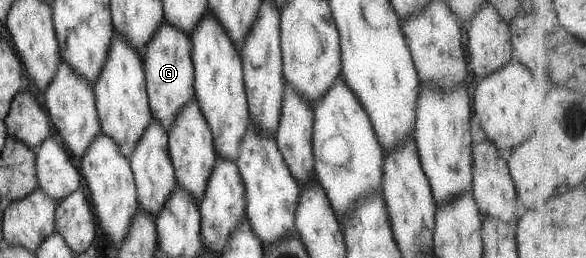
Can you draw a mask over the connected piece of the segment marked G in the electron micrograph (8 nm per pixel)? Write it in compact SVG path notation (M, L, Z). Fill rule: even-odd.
M161 21L159 27L155 27L155 33L151 33L151 39L142 48L140 57L150 117L159 121L159 125L163 125L163 129L167 132L171 127L171 121L175 119L175 113L185 105L185 101L191 101L194 95L190 39L179 29L171 27L167 21Z

